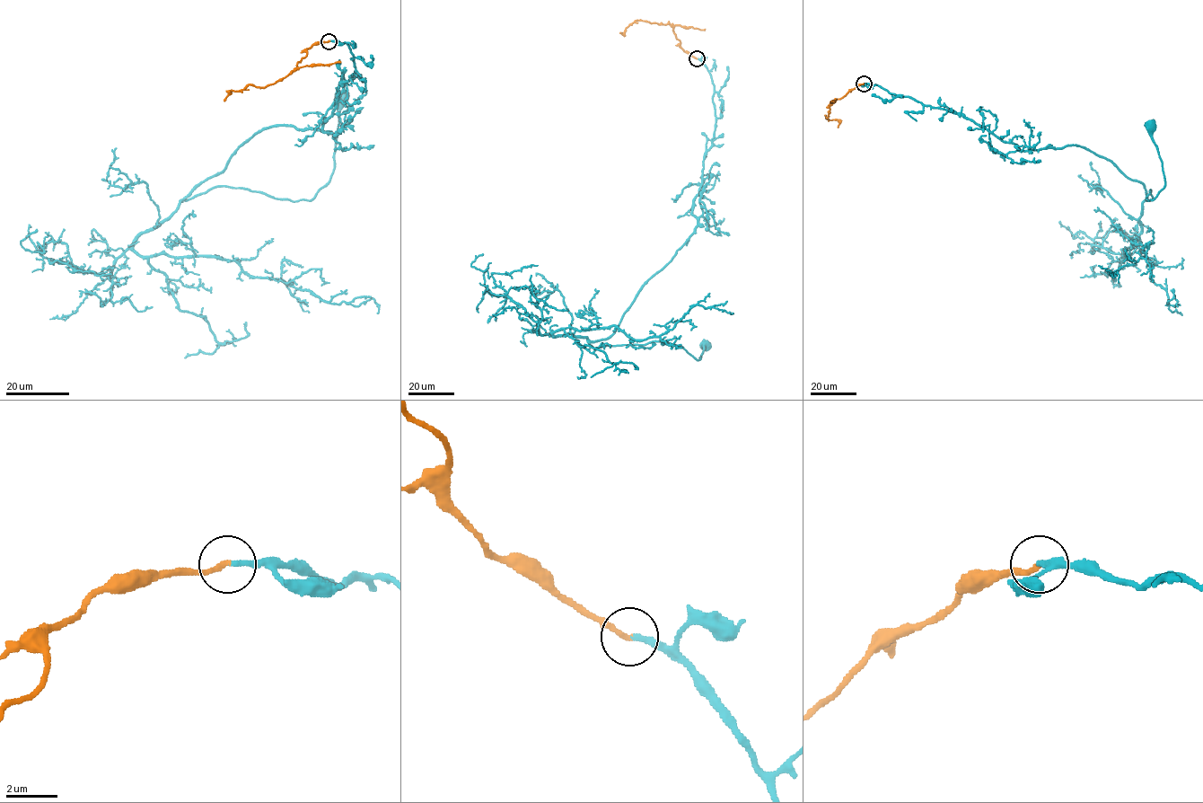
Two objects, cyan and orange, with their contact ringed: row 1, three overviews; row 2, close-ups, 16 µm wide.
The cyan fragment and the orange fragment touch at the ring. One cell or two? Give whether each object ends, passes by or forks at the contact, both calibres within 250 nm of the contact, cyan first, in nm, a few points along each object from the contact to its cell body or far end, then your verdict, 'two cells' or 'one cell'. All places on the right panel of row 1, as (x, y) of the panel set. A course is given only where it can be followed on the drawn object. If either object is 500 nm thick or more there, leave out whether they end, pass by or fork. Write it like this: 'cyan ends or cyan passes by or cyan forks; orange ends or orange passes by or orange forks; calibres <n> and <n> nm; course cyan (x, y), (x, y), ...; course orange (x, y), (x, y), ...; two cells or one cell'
cyan ends; orange ends; calibres 200 and 200 nm; course cyan (864, 83), (963, 115), (1023, 151), (1084, 146), (1138, 180), (1148, 200), (1164, 179), (1151, 126); course orange (864, 83), (829, 106), (829, 116), (825, 116), (829, 120), (837, 119), (839, 122), (838, 127); one cell

